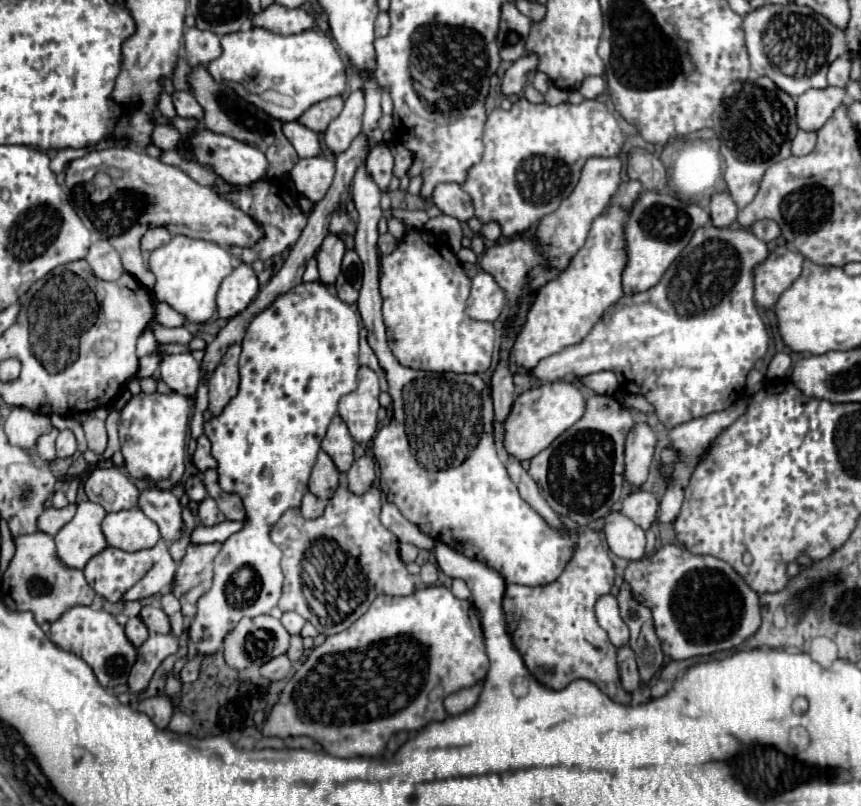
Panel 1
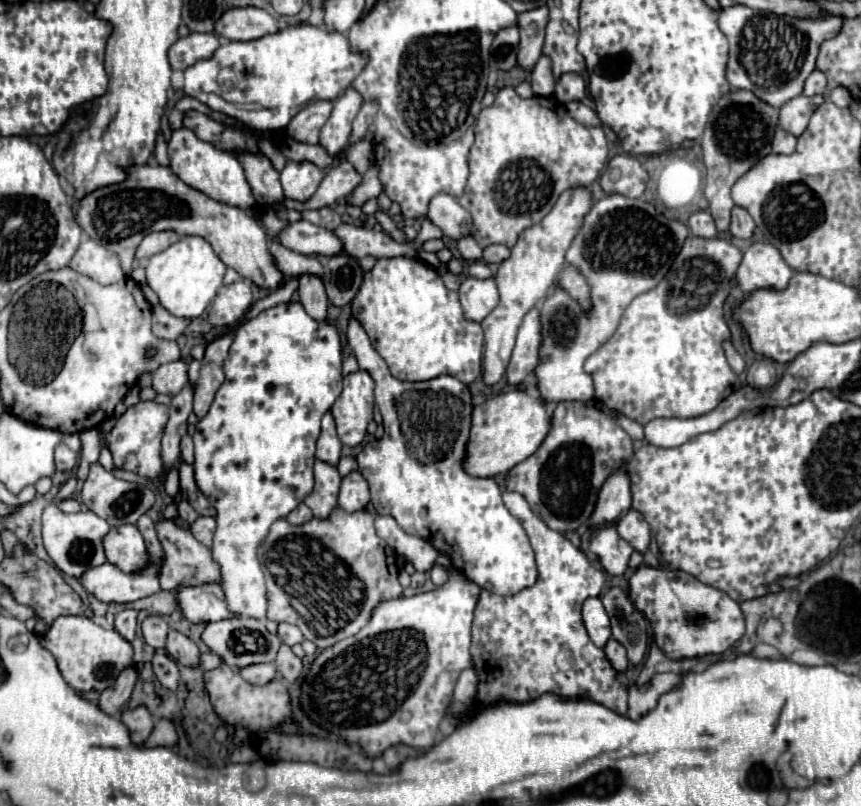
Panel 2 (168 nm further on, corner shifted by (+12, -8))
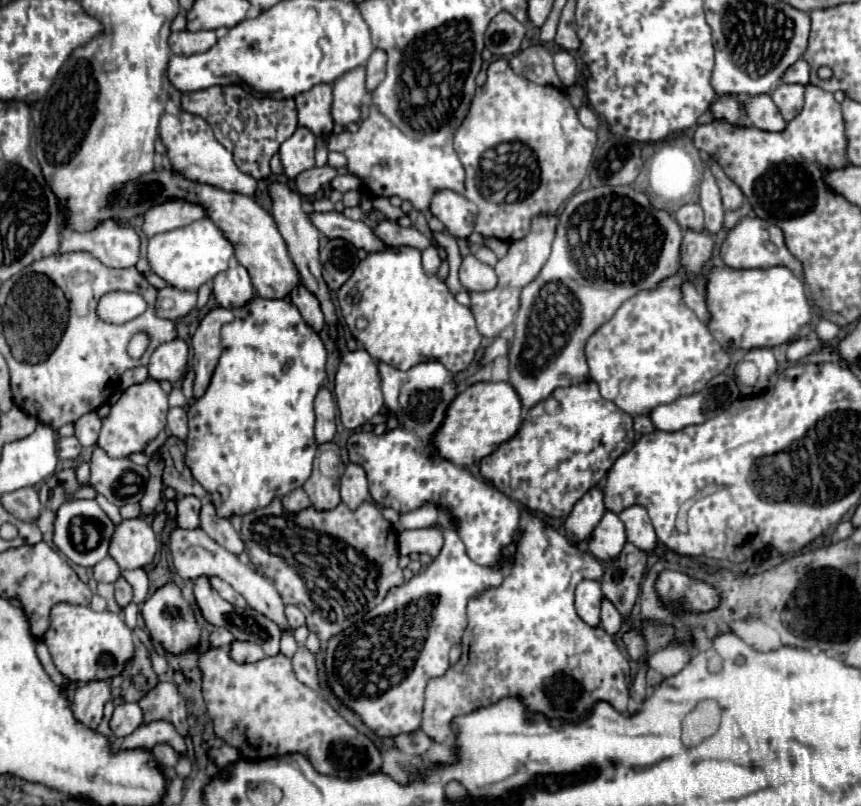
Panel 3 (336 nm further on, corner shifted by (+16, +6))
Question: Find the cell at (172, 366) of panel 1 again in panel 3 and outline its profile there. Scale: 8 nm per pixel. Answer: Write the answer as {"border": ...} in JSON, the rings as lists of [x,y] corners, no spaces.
{"border":[[[174,339],[168,343],[162,343],[150,357],[150,377],[170,383],[182,381],[188,367],[188,345],[182,339]]]}

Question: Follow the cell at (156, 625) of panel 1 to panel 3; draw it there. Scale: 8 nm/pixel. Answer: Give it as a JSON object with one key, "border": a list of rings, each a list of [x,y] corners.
{"border":[[[170,581],[162,587],[158,587],[150,599],[146,599],[142,607],[142,617],[146,621],[146,627],[154,641],[158,641],[168,653],[182,655],[186,649],[198,649],[202,641],[202,627],[198,623],[198,617],[194,613],[194,607],[184,599],[180,587]]]}

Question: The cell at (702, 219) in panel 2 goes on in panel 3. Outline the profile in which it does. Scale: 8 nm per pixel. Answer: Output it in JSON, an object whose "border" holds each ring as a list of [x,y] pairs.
{"border":[[[682,205],[676,213],[674,213],[676,223],[686,231],[702,231],[704,229],[704,213],[700,209],[700,205]]]}

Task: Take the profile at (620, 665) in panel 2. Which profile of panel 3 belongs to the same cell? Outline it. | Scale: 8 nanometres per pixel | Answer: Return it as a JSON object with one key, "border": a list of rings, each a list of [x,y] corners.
{"border":[[[604,597],[602,603],[600,603],[600,621],[602,621],[602,627],[614,635],[618,629],[620,629],[620,623],[622,623],[622,617],[618,613],[618,609]]]}

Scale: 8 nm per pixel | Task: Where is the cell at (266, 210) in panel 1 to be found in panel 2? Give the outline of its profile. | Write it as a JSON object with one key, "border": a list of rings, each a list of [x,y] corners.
{"border":[[[308,221],[290,223],[286,229],[278,233],[278,241],[296,253],[304,255],[338,255],[342,251],[340,241],[332,231],[312,225]]]}

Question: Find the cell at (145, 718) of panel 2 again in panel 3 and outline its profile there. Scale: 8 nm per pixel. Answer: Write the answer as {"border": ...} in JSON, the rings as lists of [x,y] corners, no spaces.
{"border":[[[122,703],[122,705],[114,707],[112,719],[110,719],[110,729],[118,739],[130,735],[140,725],[142,725],[142,709],[138,707],[138,703]]]}

